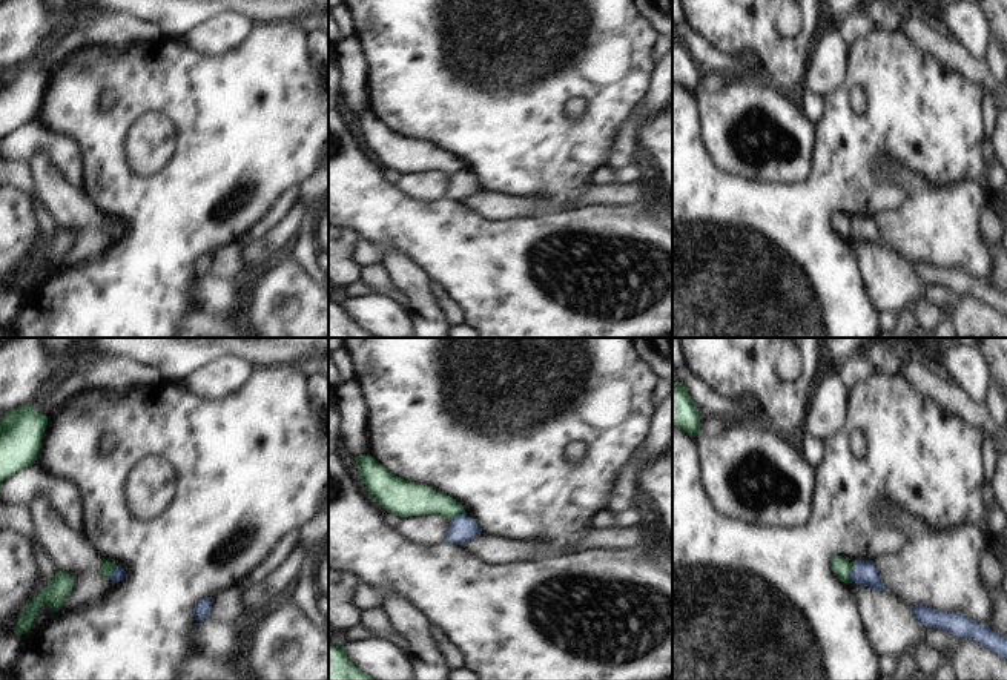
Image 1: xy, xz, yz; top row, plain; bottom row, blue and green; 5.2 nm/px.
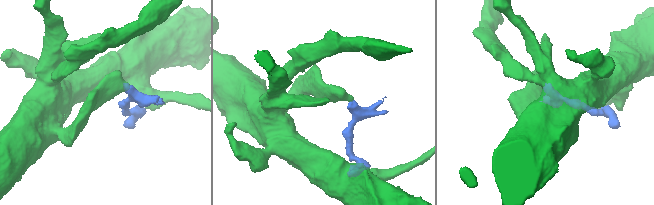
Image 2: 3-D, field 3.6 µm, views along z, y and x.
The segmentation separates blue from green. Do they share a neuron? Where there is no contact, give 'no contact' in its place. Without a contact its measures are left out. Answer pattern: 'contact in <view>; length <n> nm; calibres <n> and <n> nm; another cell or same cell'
contact in yz; length 100 nm; calibres 130 and 100 nm; another cell

